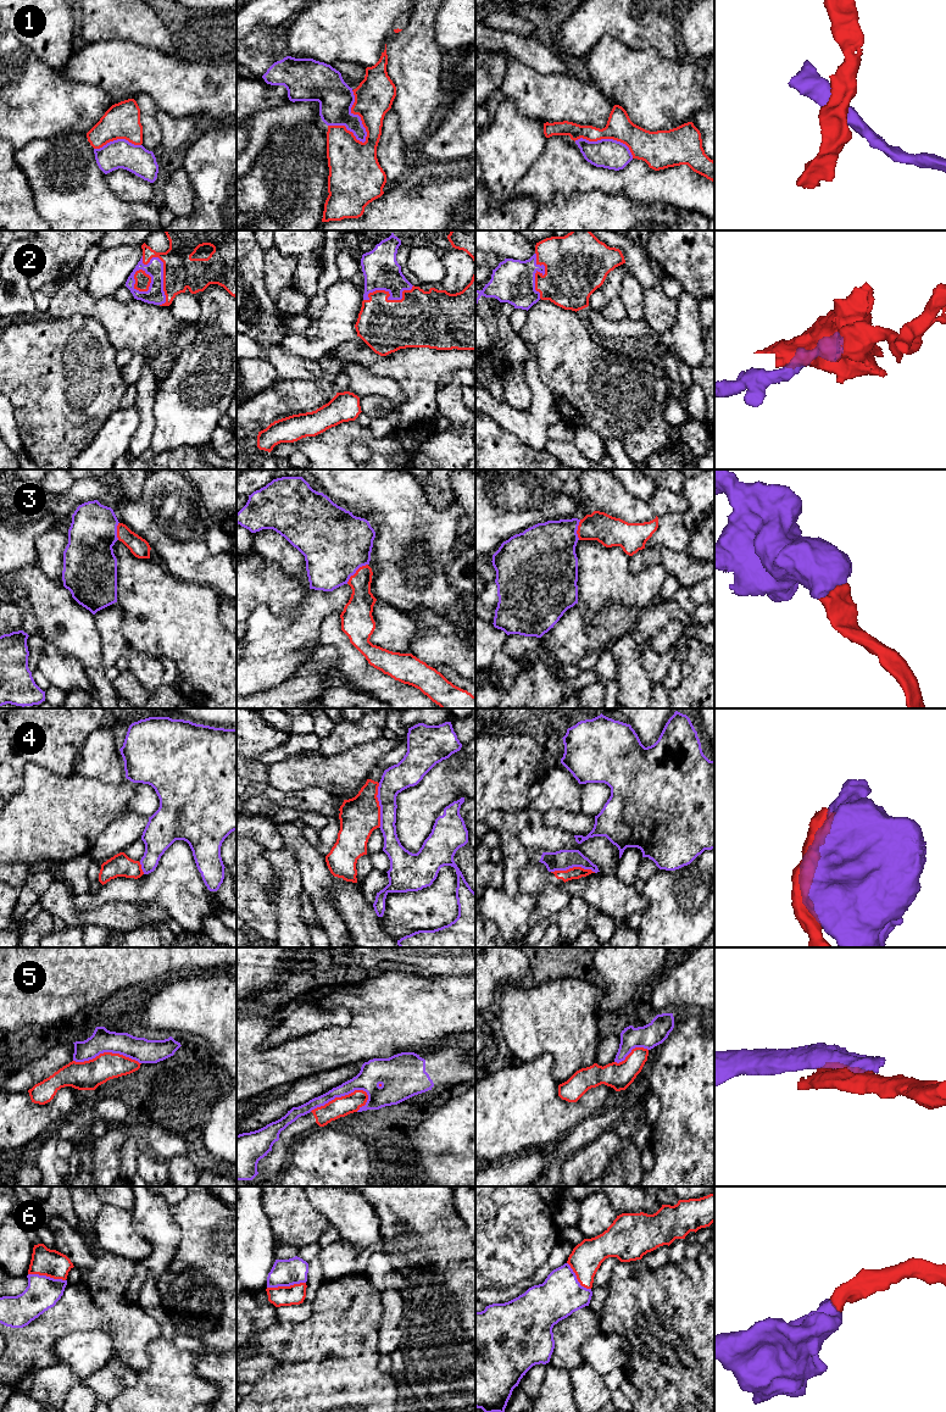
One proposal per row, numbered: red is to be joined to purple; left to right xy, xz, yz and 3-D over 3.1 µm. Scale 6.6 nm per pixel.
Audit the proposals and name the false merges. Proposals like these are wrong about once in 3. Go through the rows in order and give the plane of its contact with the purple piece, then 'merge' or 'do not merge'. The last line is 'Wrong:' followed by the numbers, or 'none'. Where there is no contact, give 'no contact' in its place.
1: xz | do not merge
2: xy | merge
3: xz | merge
4: xz | do not merge
5: xz | do not merge
6: xz | merge
Wrong: 1, 4, 5

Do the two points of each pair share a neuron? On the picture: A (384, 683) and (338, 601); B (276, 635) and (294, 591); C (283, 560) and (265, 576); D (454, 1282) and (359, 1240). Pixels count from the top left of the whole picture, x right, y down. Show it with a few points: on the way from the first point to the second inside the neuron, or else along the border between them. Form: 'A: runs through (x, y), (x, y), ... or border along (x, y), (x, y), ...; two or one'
A: border along (339, 613), (332, 613), (324, 618), (320, 634); two
B: border along (306, 593), (294, 612), (257, 606); two
C: border along (254, 551), (299, 581); two
D: border along (376, 1212), (379, 1219), (380, 1240); two

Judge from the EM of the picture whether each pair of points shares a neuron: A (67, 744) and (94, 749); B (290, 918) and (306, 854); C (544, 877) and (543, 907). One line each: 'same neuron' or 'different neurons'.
A: different neurons
B: different neurons
C: same neuron

